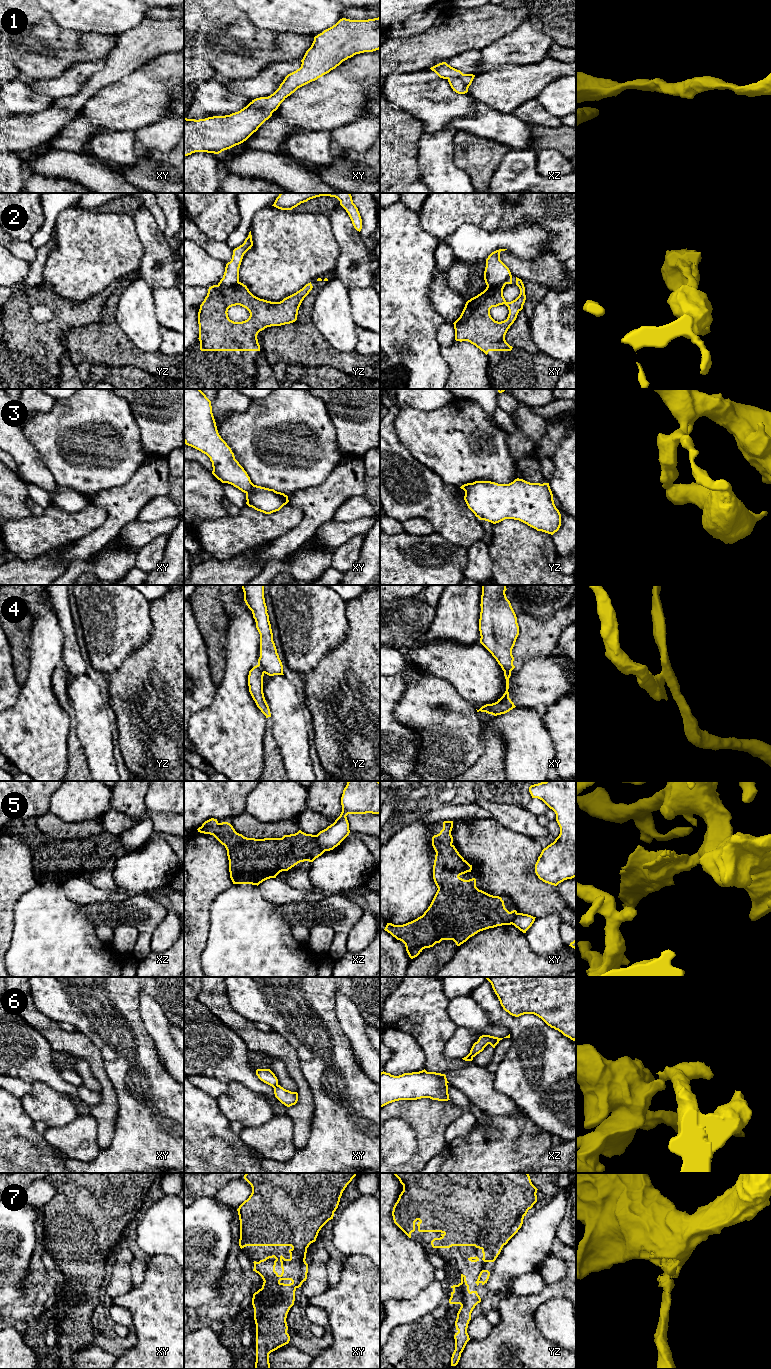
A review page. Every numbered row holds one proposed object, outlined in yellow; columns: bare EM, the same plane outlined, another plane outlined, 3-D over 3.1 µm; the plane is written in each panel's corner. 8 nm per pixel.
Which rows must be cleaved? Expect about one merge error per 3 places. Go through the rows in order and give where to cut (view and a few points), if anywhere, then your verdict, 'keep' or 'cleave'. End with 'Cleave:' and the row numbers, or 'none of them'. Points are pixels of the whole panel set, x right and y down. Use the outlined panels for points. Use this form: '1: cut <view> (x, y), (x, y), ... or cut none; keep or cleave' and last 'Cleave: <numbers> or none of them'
1: cut none; keep
2: cut xy (510, 274), (502, 283), (487, 287); cleave
3: cut xy (253, 484), (246, 493); cleave
4: cut yz (258, 664), (264, 672); cleave
5: cut xz (315, 835), (318, 845), (324, 851); cleave
6: cut xy (277, 1084), (273, 1087); cleave
7: cut none; keep
Cleave: 2, 3, 4, 5, 6

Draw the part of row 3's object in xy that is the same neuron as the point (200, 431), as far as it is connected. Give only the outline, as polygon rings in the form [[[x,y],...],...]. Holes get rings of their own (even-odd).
[[[184,389],[184,442],[206,454],[212,462],[212,474],[222,483],[228,483],[244,493],[252,489],[253,483],[247,472],[235,459],[234,453],[218,433],[212,413],[211,401],[200,389]]]

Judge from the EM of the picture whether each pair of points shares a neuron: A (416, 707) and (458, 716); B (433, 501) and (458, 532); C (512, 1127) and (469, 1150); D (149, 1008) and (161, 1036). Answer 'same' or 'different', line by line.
A: same
B: same
C: same
D: same

